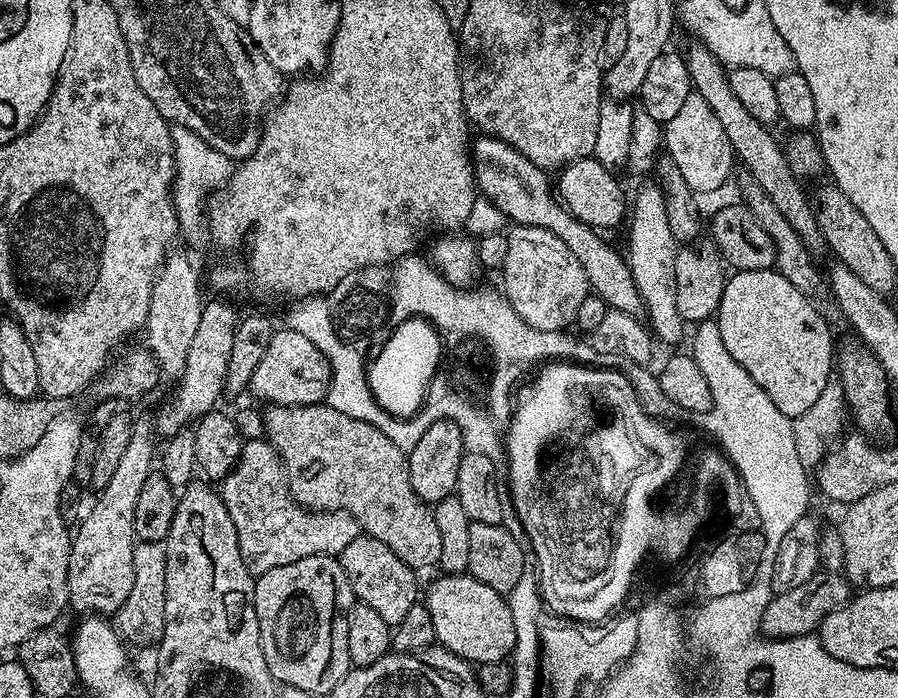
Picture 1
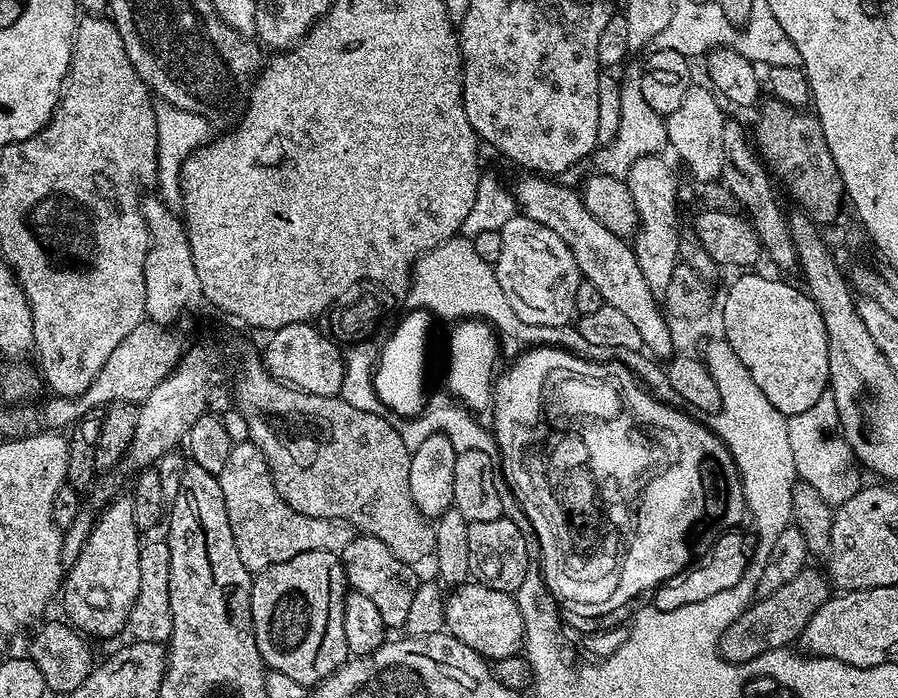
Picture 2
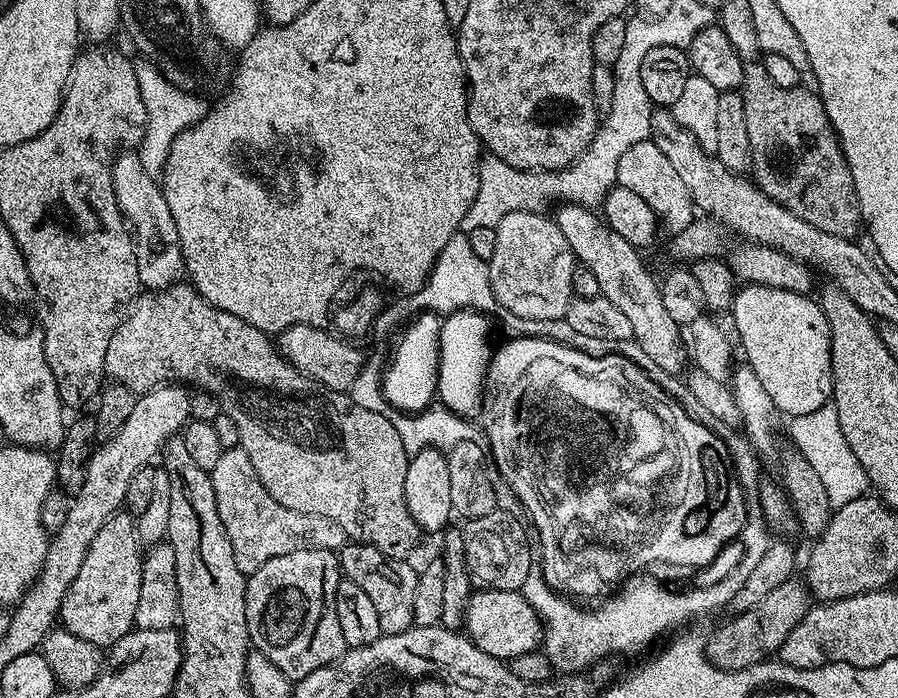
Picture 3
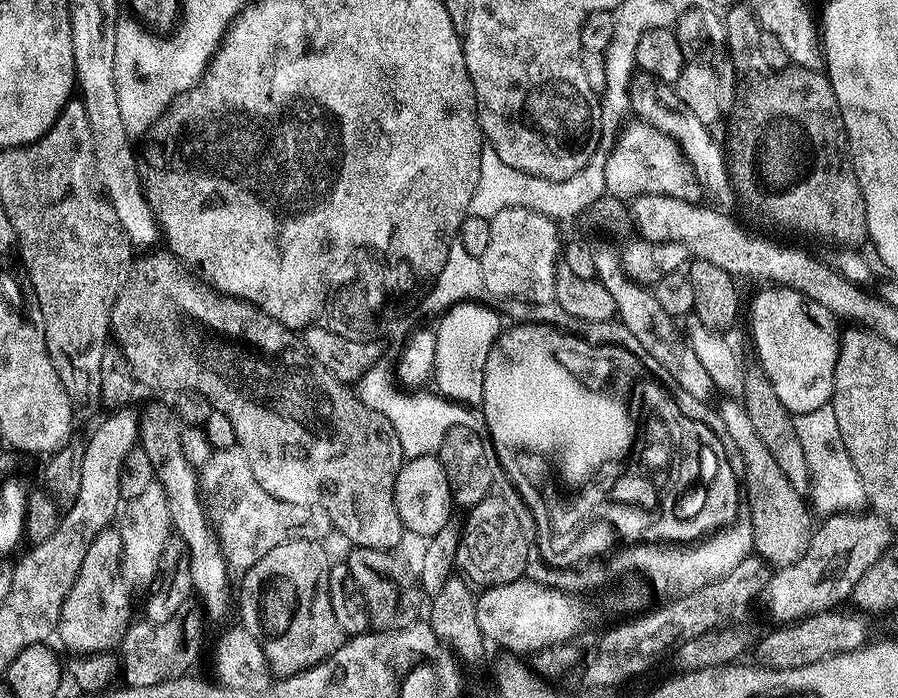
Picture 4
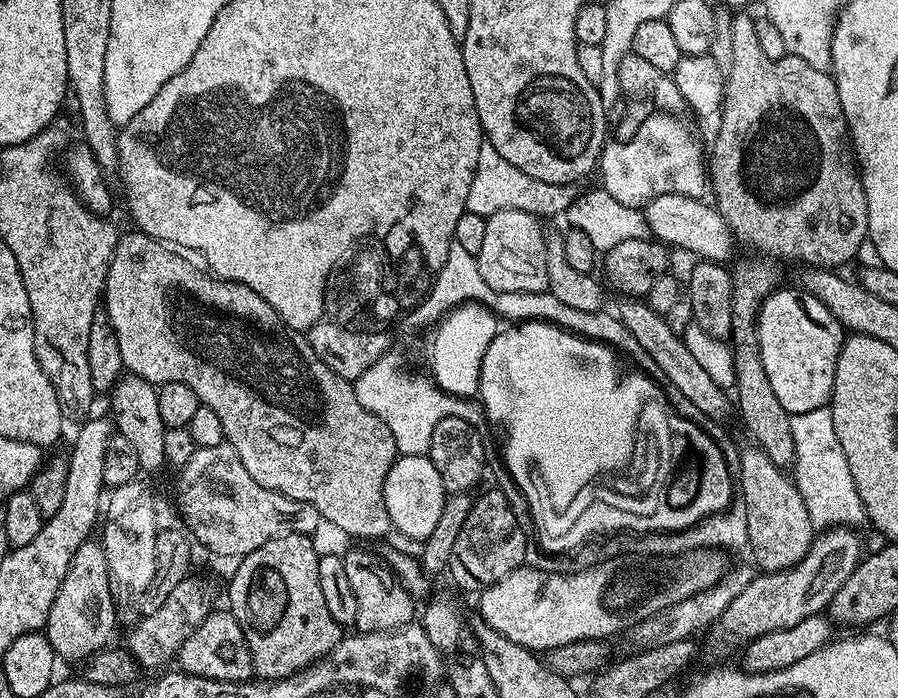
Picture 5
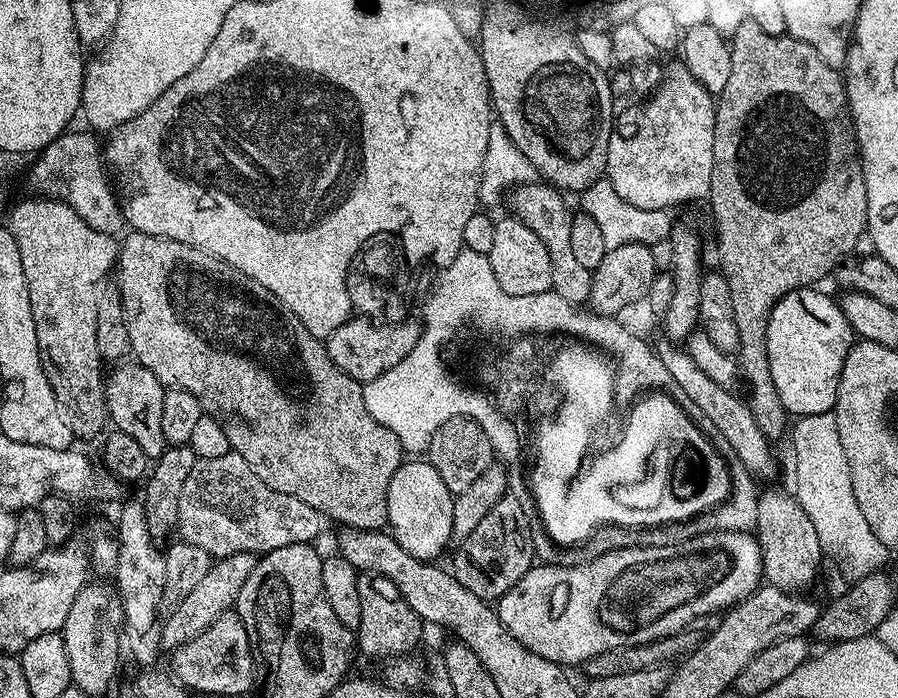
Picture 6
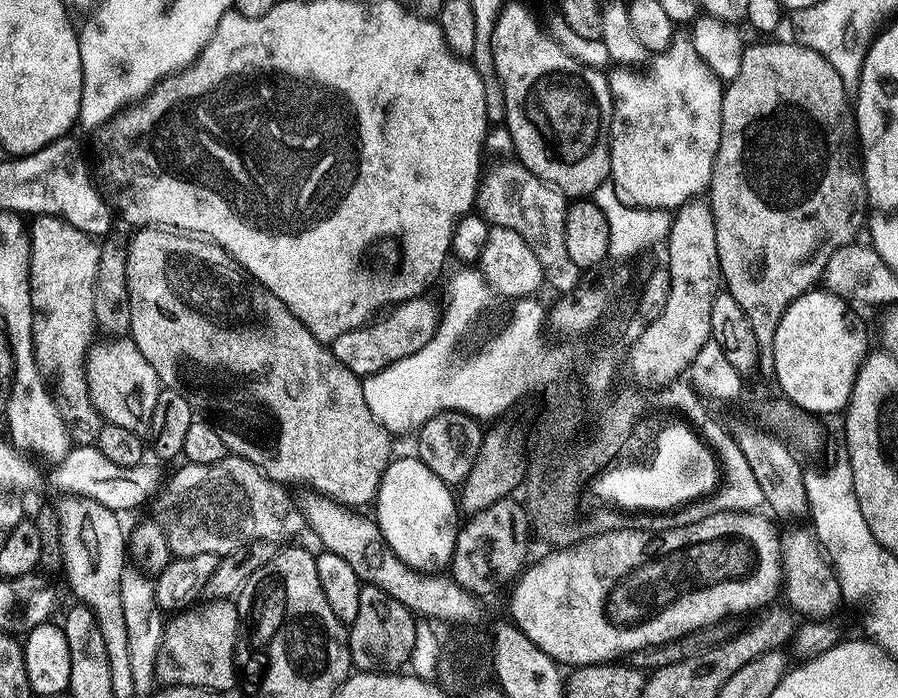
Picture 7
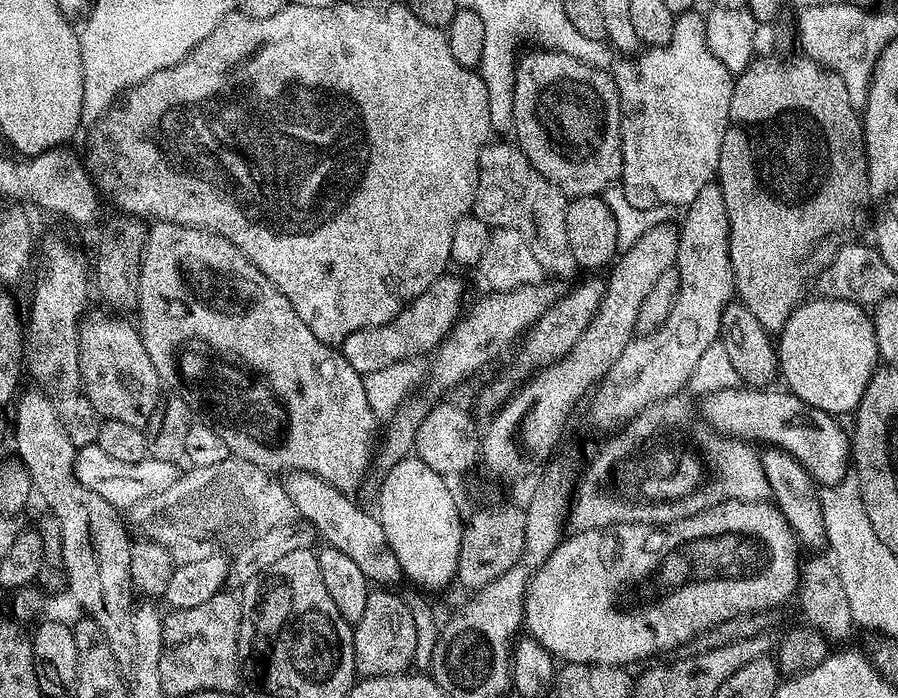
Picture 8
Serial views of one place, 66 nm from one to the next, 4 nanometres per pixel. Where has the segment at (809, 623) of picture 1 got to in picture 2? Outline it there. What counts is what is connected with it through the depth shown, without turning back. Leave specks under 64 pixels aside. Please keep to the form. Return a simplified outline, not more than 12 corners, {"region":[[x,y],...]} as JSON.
{"region":[[805,566],[729,624],[731,664],[795,645],[828,601],[830,581]]}

